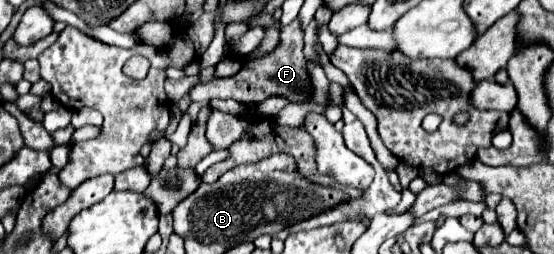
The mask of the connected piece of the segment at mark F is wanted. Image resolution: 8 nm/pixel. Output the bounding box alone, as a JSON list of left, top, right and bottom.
[191,18,313,106]

